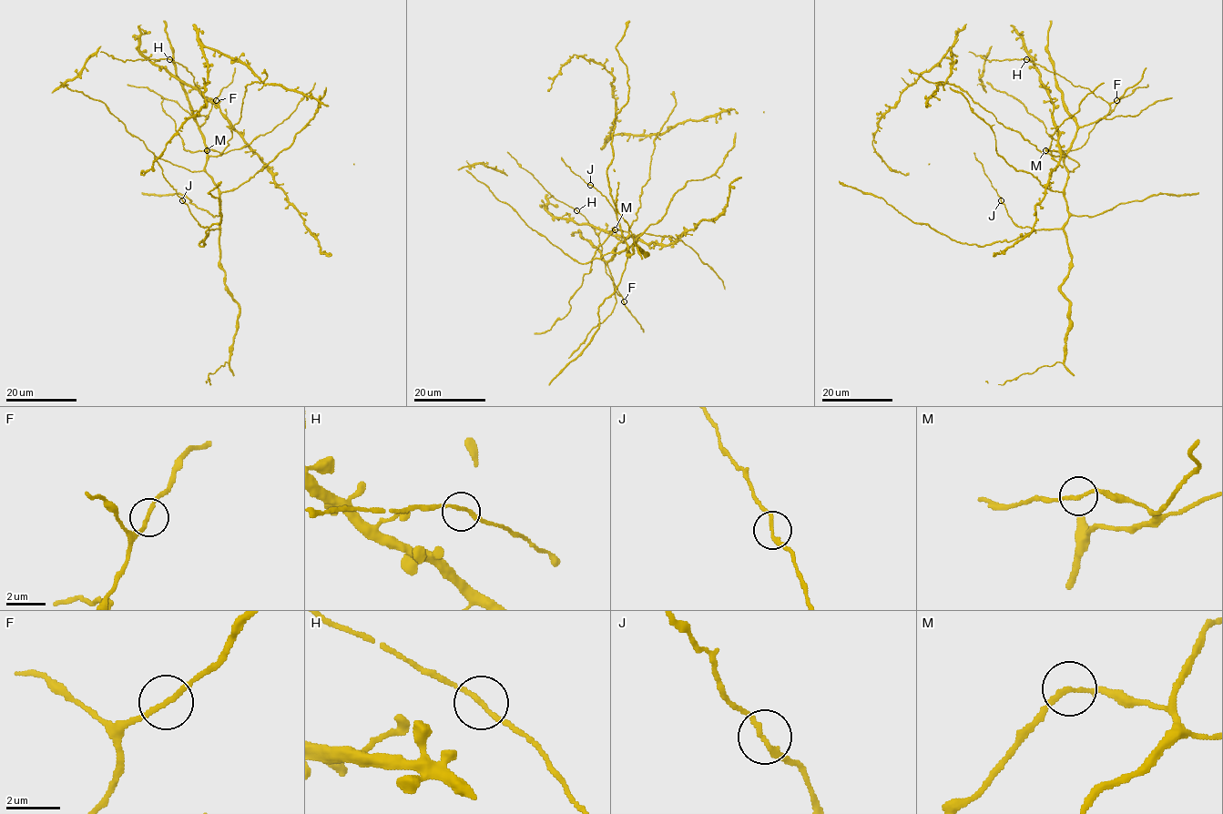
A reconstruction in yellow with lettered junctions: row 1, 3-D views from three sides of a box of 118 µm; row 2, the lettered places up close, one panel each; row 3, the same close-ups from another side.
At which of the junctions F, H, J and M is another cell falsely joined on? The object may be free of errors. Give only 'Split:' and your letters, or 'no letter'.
Split: no letter

